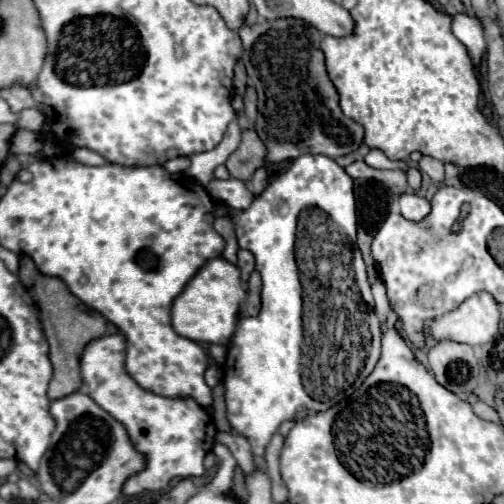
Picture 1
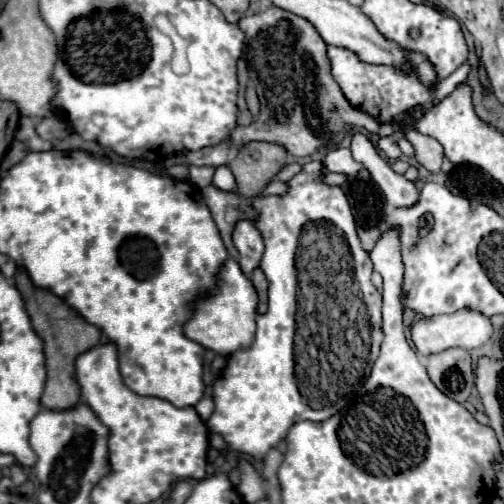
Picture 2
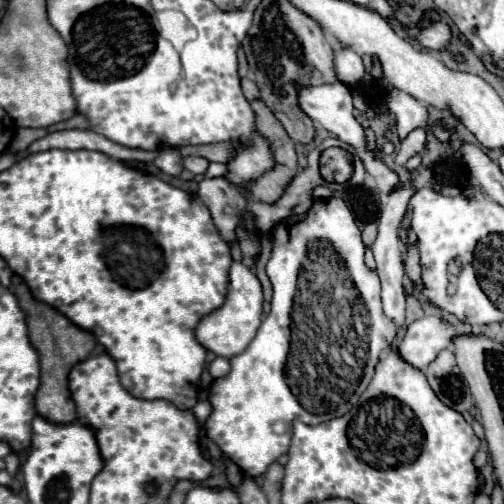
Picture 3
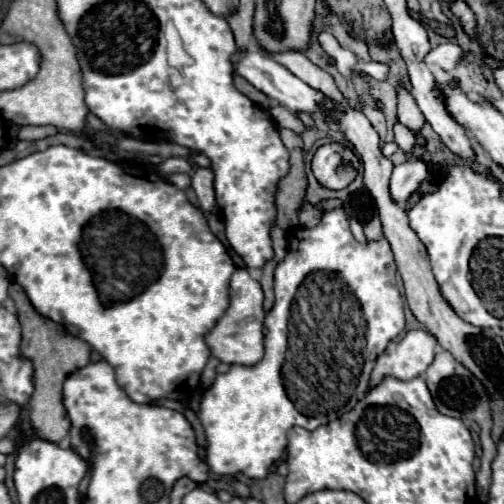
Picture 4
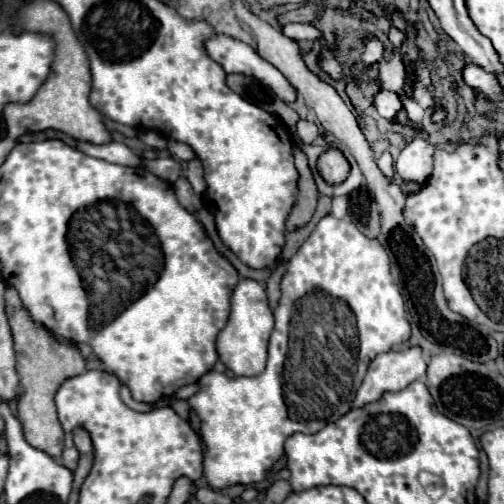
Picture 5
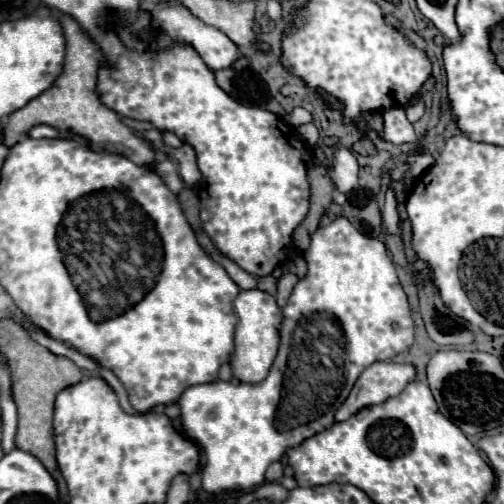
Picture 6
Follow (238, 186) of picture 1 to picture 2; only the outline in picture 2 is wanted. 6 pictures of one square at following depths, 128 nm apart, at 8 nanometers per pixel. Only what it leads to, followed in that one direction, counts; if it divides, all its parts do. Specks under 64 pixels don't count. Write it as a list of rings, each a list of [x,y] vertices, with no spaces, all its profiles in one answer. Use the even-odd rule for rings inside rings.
[[[220,166],[216,168],[214,172],[214,178],[212,178],[212,184],[220,190],[234,190],[236,192],[236,180],[232,176],[232,170],[228,166]],[[240,220],[236,226],[234,226],[234,232],[232,232],[232,240],[240,252],[240,268],[246,276],[252,274],[252,270],[260,264],[260,258],[264,254],[264,240],[262,240],[262,234],[260,230],[248,222],[248,220]]]

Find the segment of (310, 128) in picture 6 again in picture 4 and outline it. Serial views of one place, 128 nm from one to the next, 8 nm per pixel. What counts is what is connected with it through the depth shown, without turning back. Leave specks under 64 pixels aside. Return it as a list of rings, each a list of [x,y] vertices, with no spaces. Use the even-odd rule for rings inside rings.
[[[274,106],[272,110],[278,110],[278,126],[280,128],[290,128],[296,134],[302,134],[306,130],[306,126],[296,118],[296,114],[292,114],[292,112],[288,112],[288,110],[280,108],[280,106]]]

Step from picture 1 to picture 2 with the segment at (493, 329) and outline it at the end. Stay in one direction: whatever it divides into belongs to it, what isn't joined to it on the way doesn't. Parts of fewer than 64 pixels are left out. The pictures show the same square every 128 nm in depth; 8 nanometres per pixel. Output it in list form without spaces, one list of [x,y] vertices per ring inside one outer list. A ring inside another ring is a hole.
[[[460,310],[460,312],[454,312],[454,314],[430,316],[430,318],[422,318],[422,320],[412,324],[412,342],[414,342],[420,356],[436,354],[436,352],[442,352],[442,350],[448,350],[448,348],[474,350],[474,348],[482,346],[490,336],[492,336],[490,320],[484,314],[472,312],[472,310]]]

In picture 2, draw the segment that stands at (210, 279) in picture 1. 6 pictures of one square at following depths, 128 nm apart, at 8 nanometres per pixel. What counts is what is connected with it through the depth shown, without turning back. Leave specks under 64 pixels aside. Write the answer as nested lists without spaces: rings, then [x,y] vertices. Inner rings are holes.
[[[228,260],[220,274],[218,274],[218,290],[212,296],[200,298],[194,304],[194,316],[184,324],[184,334],[202,344],[208,350],[214,350],[216,354],[230,356],[236,350],[244,350],[252,344],[252,334],[256,330],[256,306],[258,306],[258,294],[254,284],[248,276],[240,270],[236,260]]]

